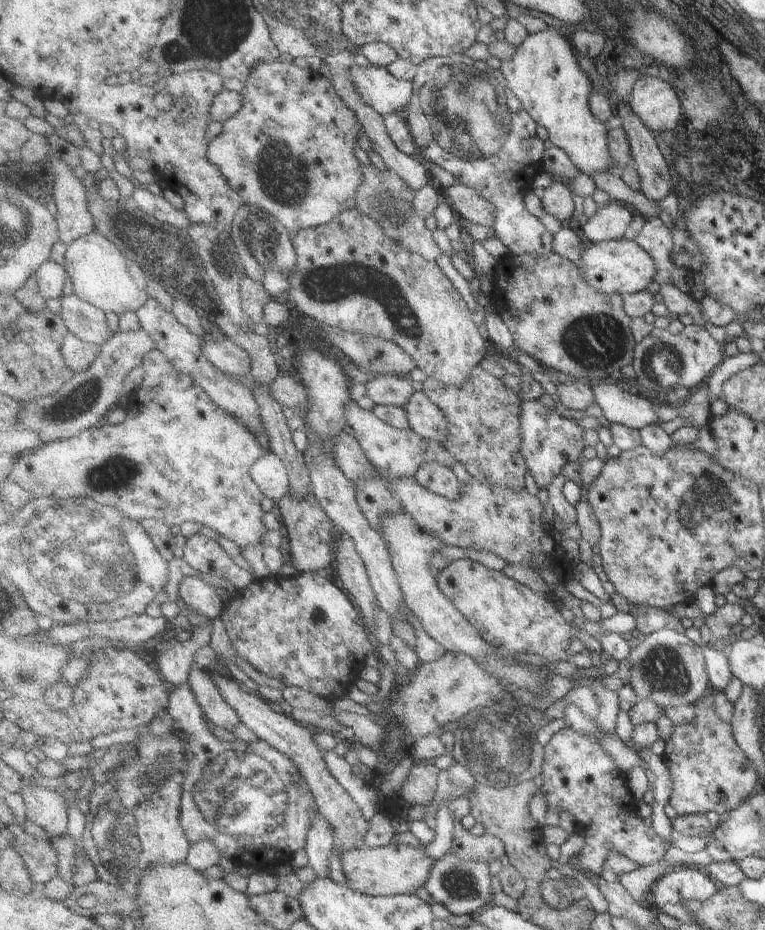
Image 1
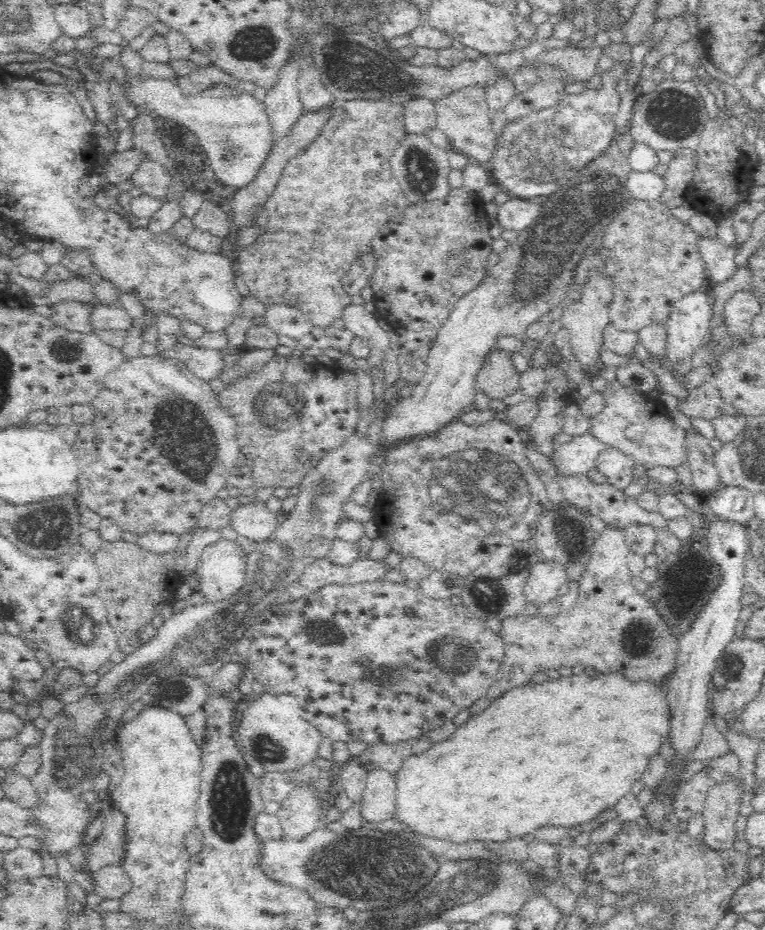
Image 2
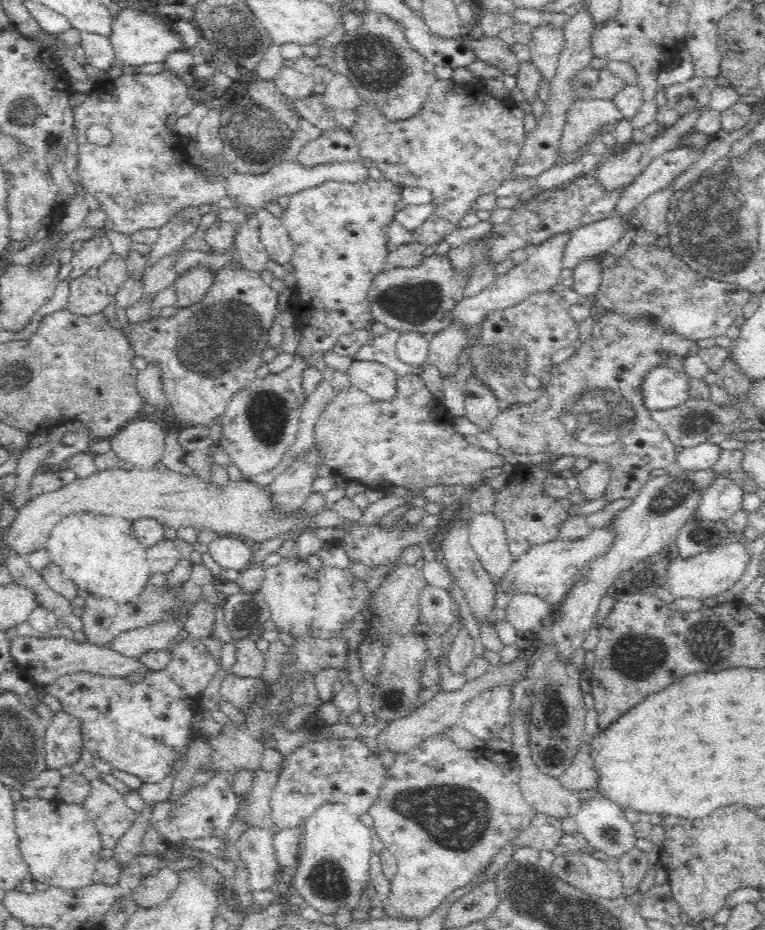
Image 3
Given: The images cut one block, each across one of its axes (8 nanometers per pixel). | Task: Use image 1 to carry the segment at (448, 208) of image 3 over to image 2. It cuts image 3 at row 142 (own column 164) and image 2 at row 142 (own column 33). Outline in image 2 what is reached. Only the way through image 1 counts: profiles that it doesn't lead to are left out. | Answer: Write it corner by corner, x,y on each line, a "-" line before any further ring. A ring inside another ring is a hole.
466,87
435,102
437,128
451,141
453,150
482,160
482,164
495,156
494,133
489,116
485,88

